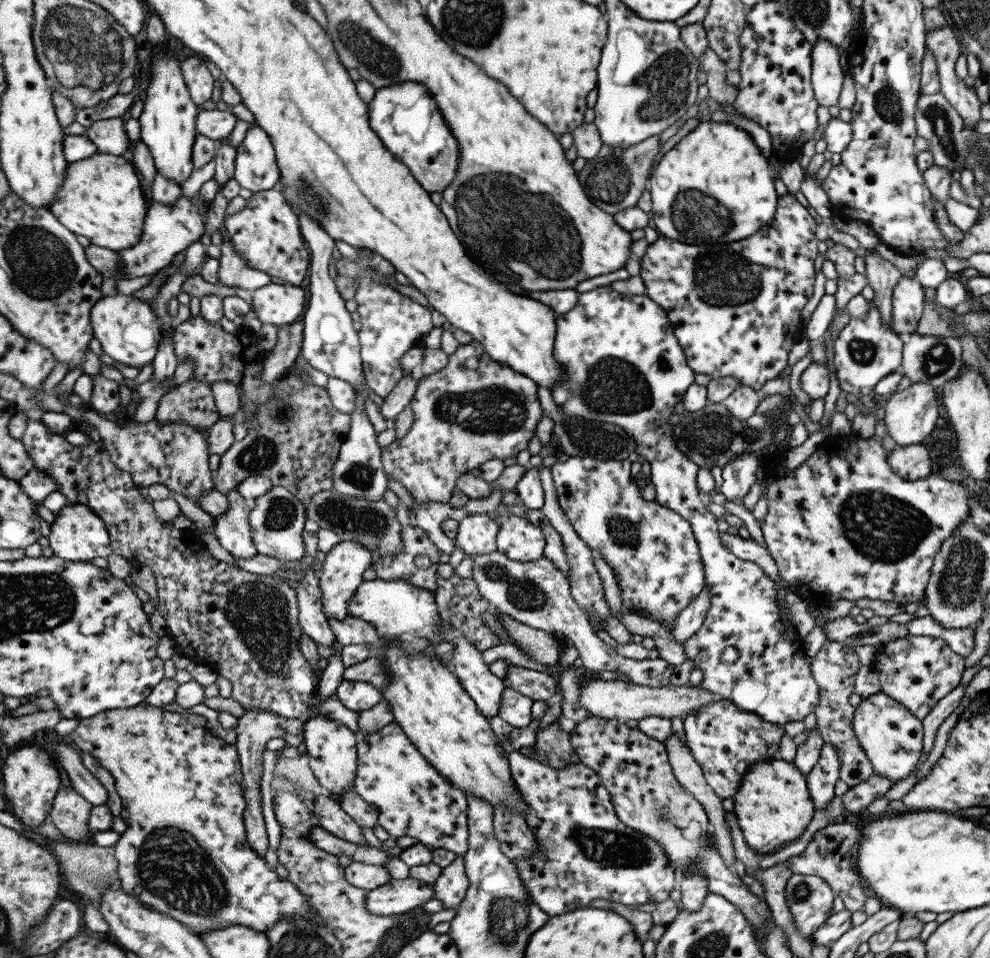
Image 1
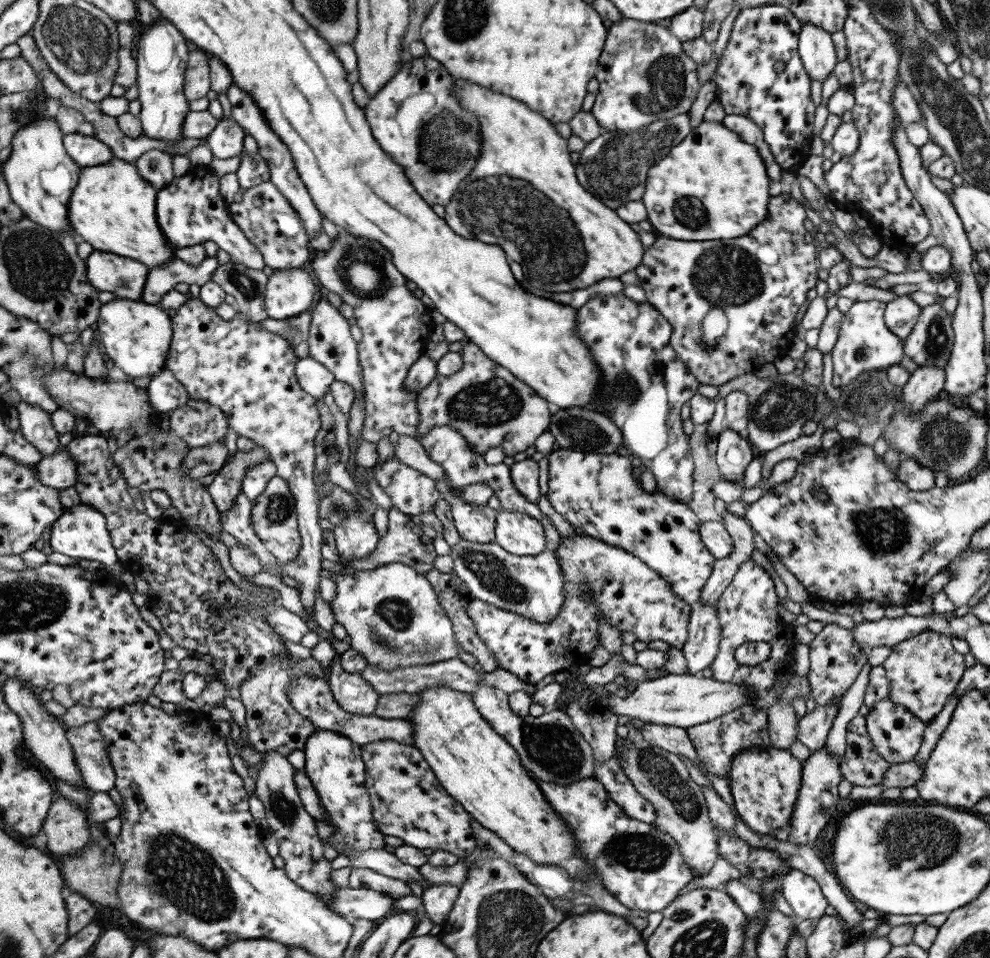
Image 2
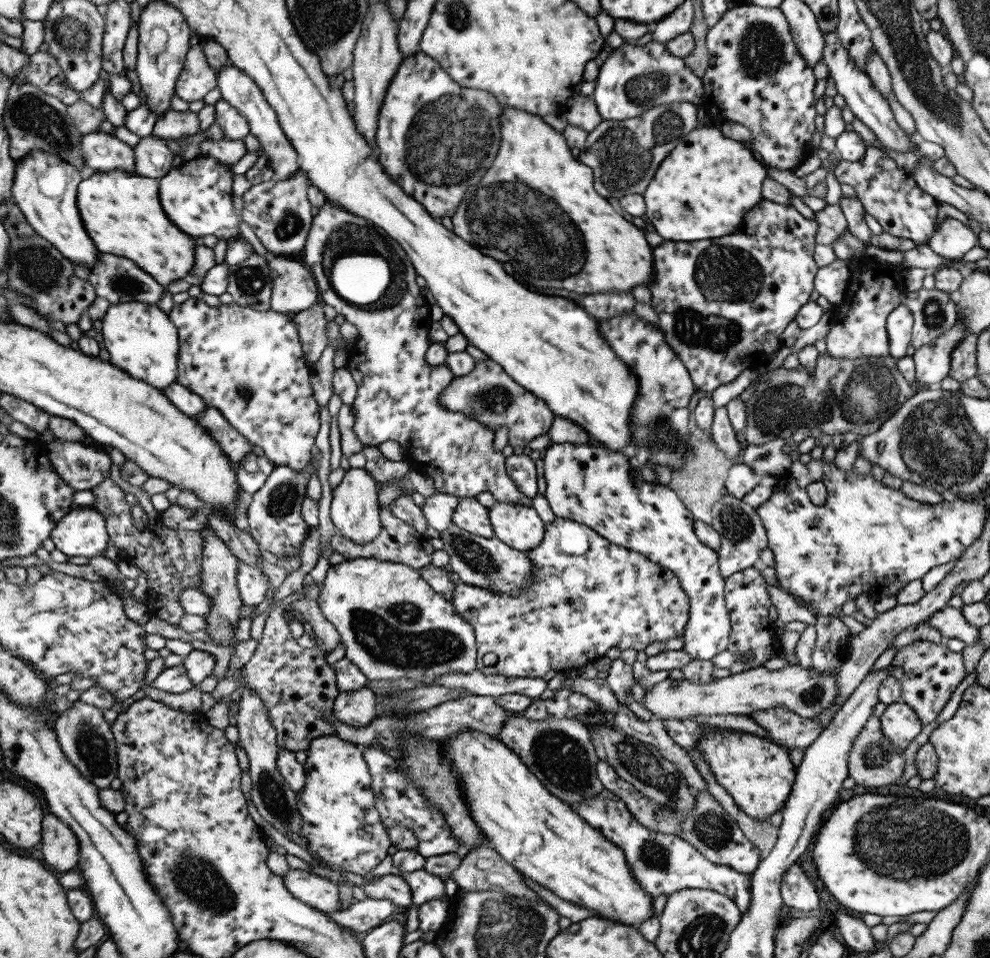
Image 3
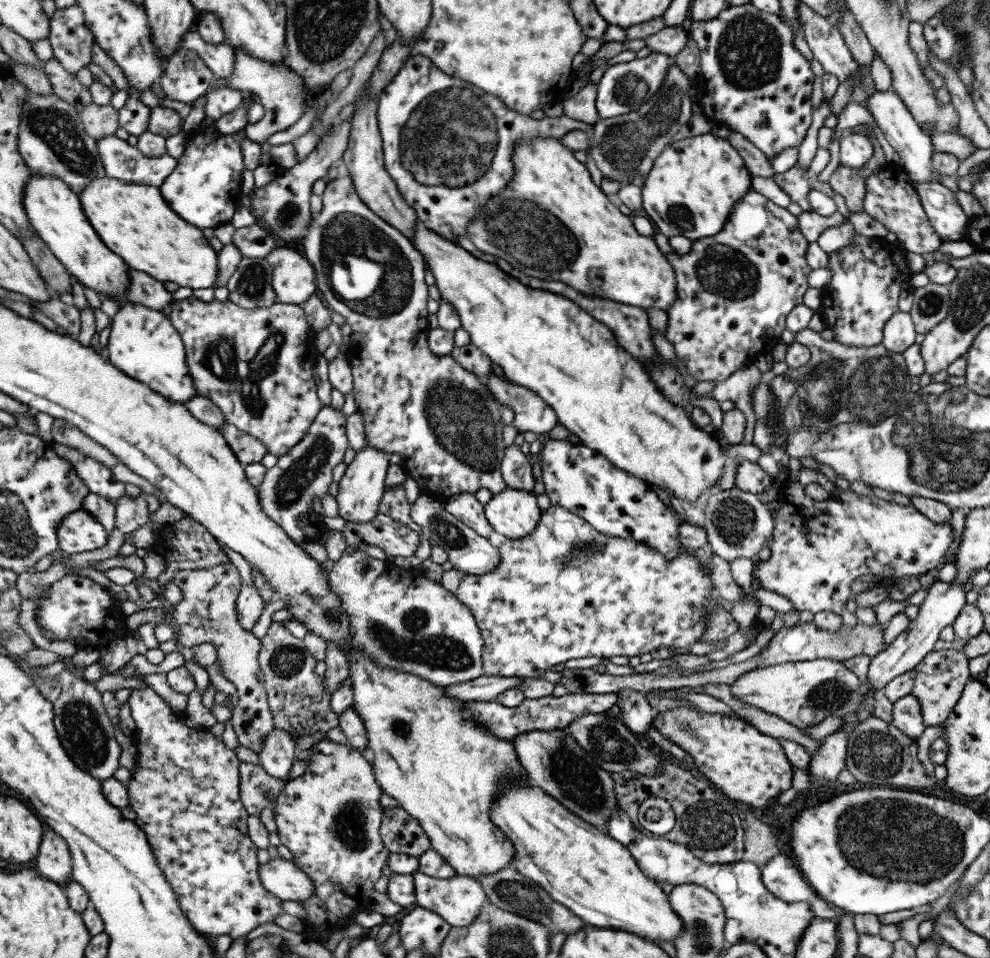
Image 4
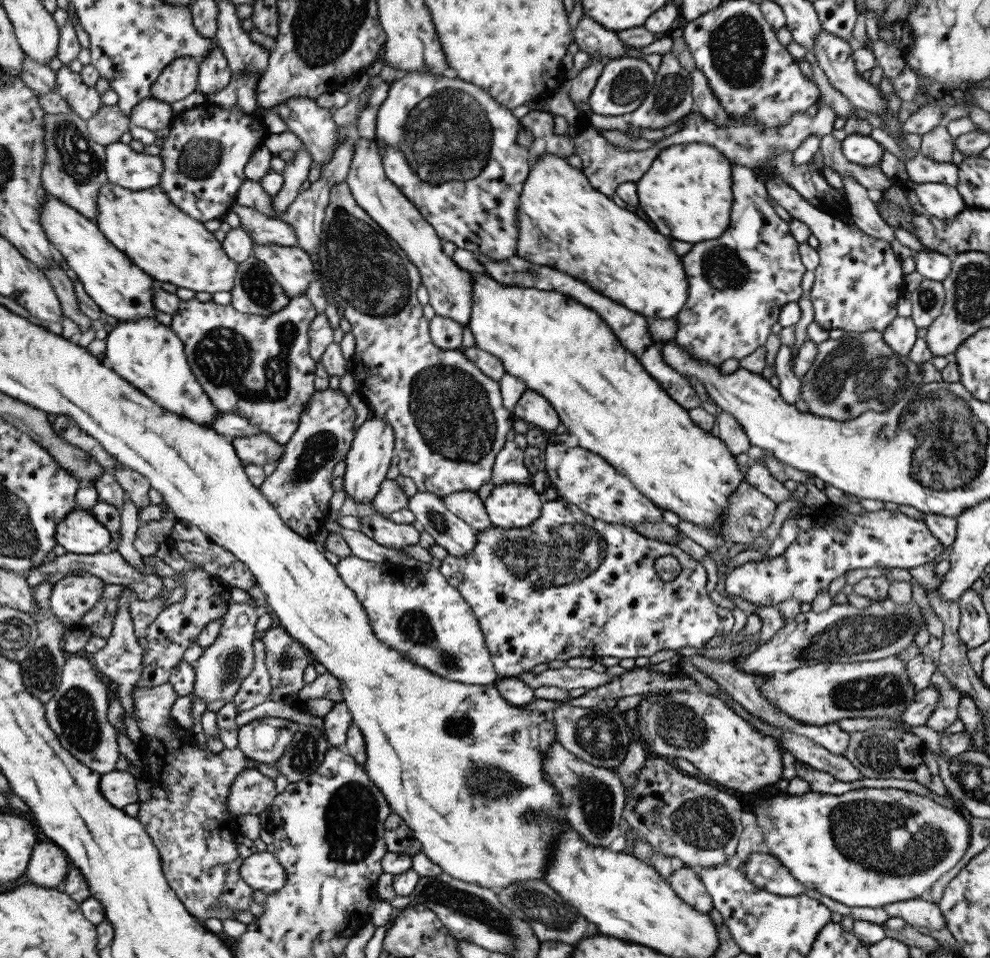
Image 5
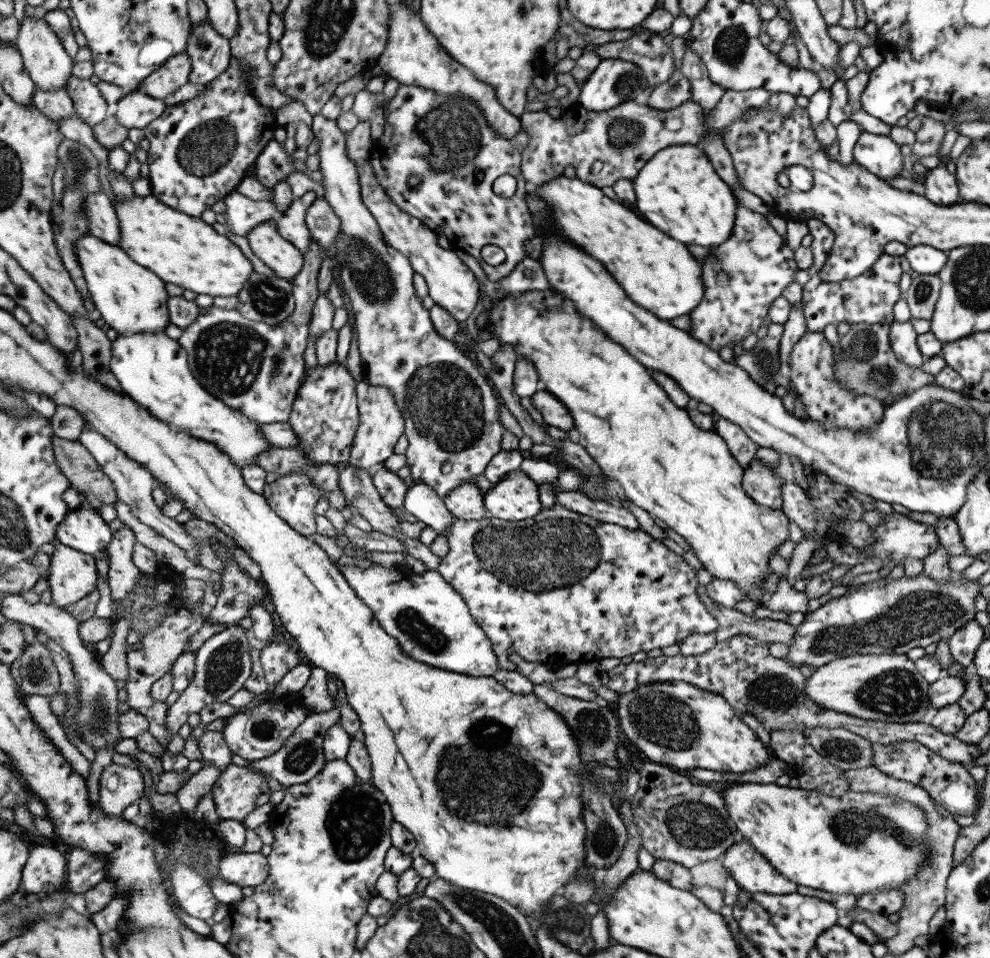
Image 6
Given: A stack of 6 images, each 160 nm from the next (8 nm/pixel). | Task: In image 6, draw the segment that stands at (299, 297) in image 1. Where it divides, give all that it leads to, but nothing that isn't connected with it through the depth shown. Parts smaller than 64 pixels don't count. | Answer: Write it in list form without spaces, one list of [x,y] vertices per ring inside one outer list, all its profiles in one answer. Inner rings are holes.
[[[275,219],[252,226],[246,238],[251,252],[274,272],[275,277],[290,281],[302,267],[302,254],[279,234]]]

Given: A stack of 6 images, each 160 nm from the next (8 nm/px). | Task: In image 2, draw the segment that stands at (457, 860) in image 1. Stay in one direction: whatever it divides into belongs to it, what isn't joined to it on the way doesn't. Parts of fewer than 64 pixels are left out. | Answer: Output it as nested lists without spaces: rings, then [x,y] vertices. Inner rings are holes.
[[[439,884],[429,885],[422,890],[421,910],[427,914],[434,925],[441,924],[446,920],[459,889],[460,887],[455,885]]]

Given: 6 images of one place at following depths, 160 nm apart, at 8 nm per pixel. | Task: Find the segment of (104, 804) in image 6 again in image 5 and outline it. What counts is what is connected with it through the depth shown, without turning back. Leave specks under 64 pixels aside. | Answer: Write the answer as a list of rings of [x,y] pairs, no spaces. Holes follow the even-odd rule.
[[[116,770],[102,775],[102,793],[107,801],[120,809],[129,804],[139,804],[137,778],[128,770]]]

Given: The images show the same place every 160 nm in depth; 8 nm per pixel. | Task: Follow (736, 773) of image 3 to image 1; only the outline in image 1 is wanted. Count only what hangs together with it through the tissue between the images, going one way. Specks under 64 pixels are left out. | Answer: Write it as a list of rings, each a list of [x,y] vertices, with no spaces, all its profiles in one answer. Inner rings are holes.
[[[771,758],[748,766],[732,796],[732,814],[749,850],[763,857],[788,846],[803,834],[815,811],[806,784],[805,775],[793,762]]]

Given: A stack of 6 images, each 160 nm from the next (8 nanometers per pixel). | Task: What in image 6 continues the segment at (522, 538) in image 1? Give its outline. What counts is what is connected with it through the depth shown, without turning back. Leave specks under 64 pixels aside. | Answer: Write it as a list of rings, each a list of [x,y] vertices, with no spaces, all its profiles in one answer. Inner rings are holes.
[[[520,470],[509,472],[503,480],[496,482],[483,493],[483,504],[488,516],[504,521],[518,521],[534,517],[542,509],[537,499],[537,487],[535,481],[529,479]]]

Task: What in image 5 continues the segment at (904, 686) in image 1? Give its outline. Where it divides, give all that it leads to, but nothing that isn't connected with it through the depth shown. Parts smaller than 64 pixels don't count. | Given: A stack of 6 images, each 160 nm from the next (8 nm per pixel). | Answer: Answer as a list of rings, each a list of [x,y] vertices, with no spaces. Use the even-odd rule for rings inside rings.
[[[934,663],[934,673],[929,685],[935,685],[940,695],[926,720],[926,725],[936,732],[941,732],[943,728],[947,728],[949,724],[953,724],[958,719],[958,704],[963,694],[946,680],[946,670],[938,670],[936,663]]]

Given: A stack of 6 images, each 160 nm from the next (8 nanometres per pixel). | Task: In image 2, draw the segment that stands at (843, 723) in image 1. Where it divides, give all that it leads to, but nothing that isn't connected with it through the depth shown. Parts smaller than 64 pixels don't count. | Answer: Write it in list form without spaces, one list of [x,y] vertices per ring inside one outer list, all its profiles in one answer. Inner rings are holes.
[[[824,623],[809,646],[809,671],[806,675],[810,696],[820,707],[829,703],[837,705],[842,694],[852,685],[861,666],[866,662],[865,649],[858,645],[849,629],[835,623]],[[861,715],[847,723],[846,747],[838,763],[842,778],[852,786],[880,784],[889,768],[890,764],[875,750]]]

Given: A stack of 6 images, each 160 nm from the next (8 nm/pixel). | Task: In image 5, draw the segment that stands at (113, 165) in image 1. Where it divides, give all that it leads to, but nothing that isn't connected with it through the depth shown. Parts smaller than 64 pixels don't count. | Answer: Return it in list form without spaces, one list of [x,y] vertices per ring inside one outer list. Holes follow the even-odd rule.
[[[111,182],[103,185],[98,193],[99,216],[97,223],[106,237],[140,266],[147,274],[151,274],[157,281],[170,282],[181,288],[188,288],[196,292],[229,292],[233,286],[233,277],[237,270],[236,262],[229,258],[222,244],[215,238],[213,232],[205,228],[199,219],[193,218],[174,202],[170,195],[159,185],[143,190],[131,190]]]

